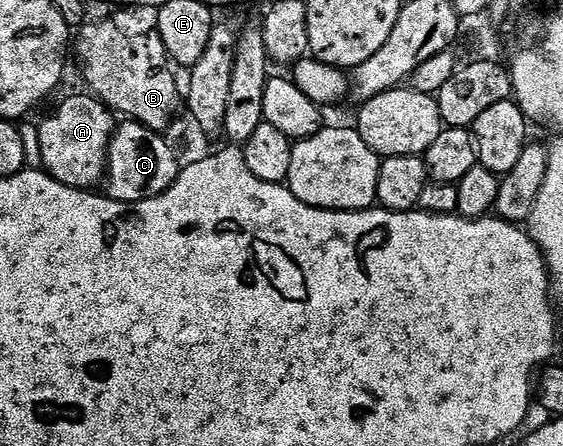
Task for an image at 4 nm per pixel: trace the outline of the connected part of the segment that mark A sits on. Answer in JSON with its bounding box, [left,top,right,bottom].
[38,93,117,191]

